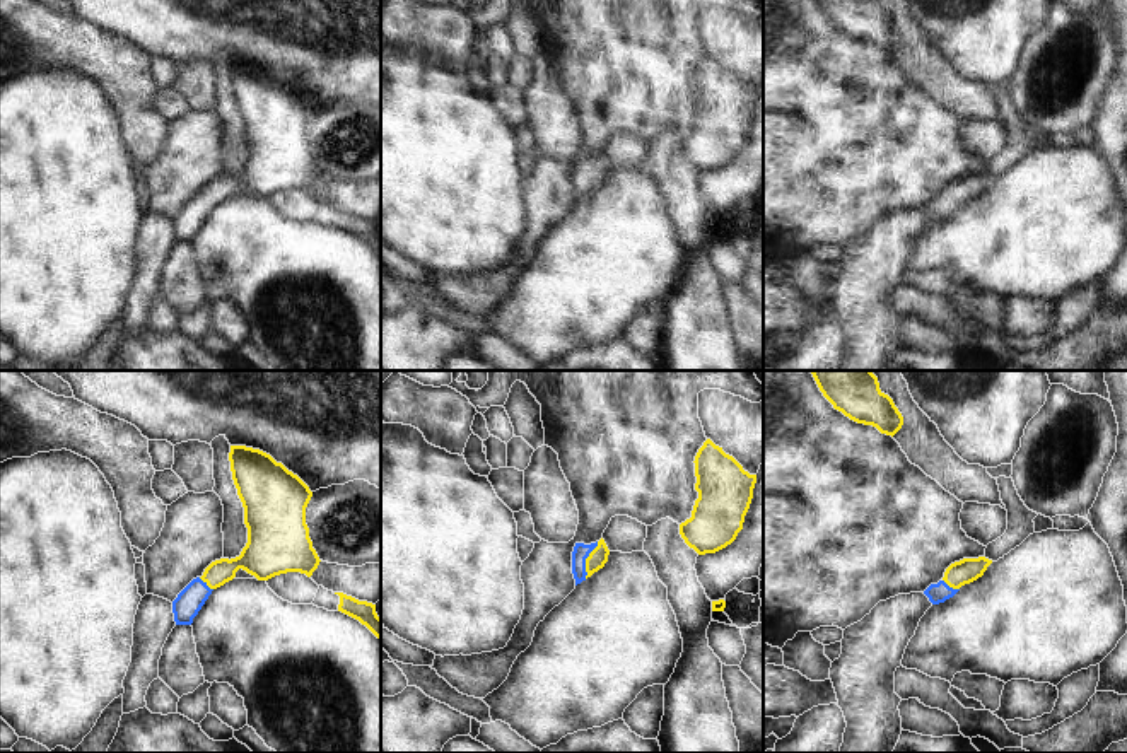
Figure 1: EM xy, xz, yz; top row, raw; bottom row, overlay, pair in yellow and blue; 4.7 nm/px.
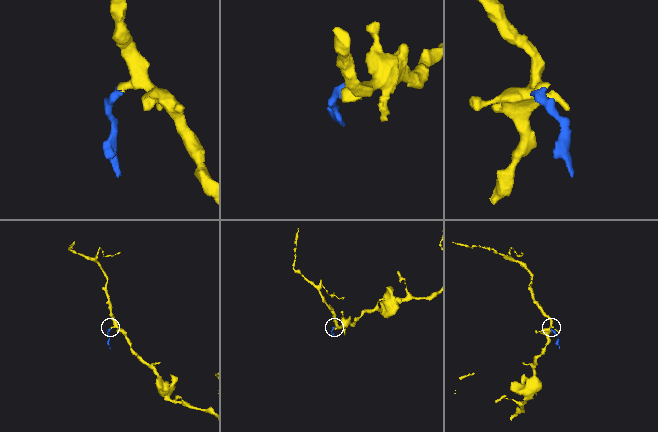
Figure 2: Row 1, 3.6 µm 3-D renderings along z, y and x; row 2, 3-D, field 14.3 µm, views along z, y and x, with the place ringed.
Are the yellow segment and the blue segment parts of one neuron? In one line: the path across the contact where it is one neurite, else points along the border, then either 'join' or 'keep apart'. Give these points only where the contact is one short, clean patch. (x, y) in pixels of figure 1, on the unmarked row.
way xz (598, 175), (586, 178), (581, 169); join

